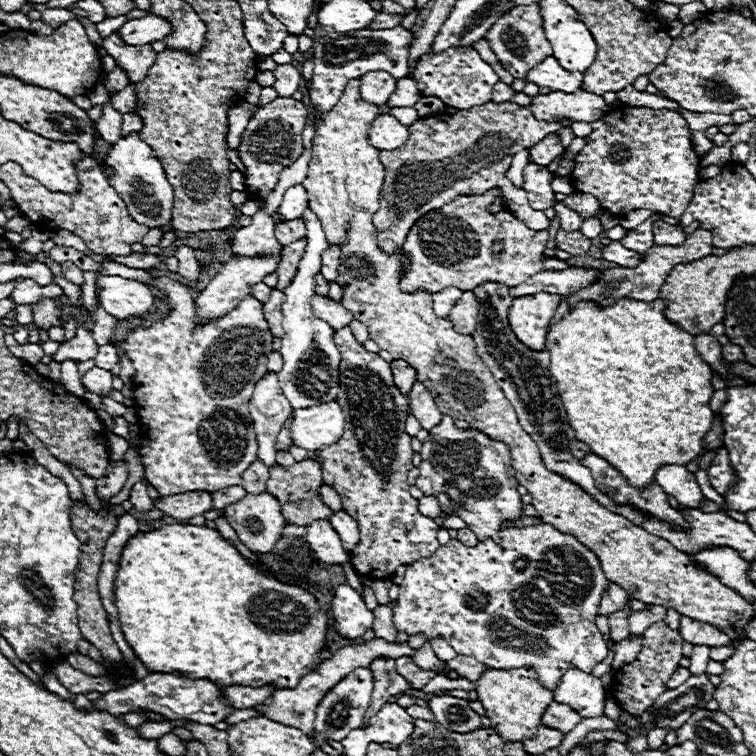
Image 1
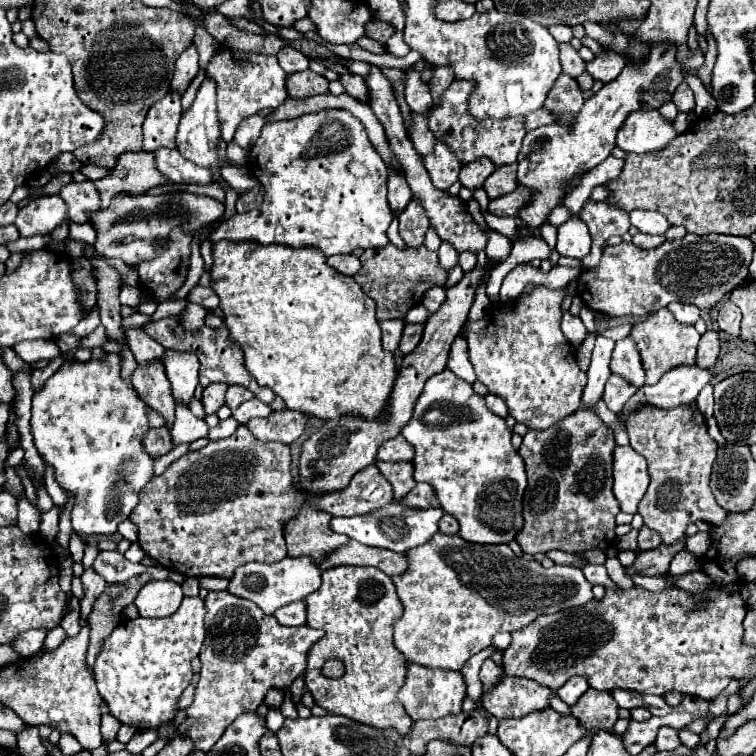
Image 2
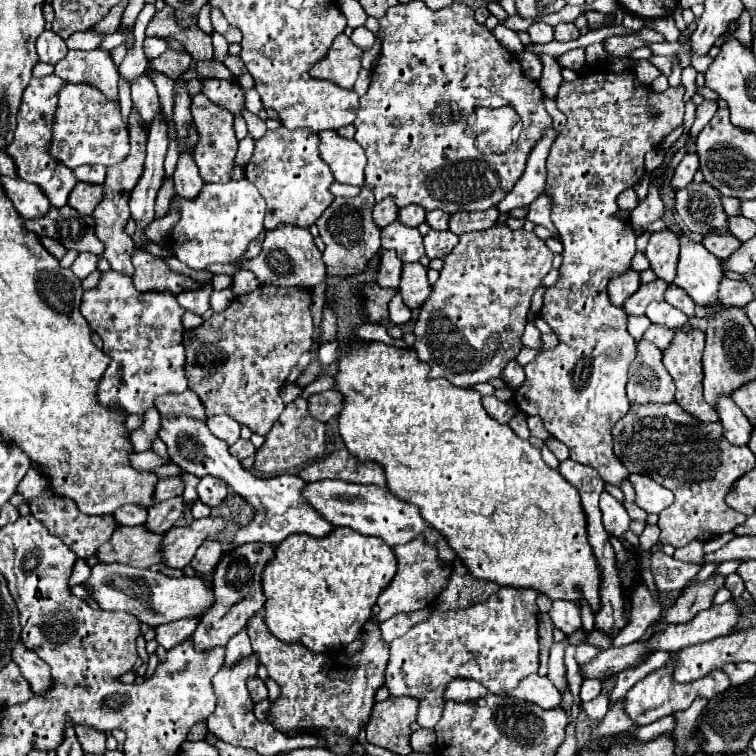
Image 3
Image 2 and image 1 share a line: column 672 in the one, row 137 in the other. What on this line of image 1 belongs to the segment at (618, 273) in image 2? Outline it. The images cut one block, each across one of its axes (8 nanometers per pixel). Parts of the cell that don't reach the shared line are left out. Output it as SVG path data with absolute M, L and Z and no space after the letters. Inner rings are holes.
M274 98L268 102L268 116L252 116L242 134L238 156L246 166L246 190L262 200L278 182L282 168L290 166L304 150L302 130L308 122L308 106L294 98Z

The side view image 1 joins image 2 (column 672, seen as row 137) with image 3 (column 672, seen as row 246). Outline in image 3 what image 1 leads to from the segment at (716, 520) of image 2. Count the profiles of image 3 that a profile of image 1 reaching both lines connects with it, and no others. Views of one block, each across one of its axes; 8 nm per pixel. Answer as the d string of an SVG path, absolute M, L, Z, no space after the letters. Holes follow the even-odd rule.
M646 340L636 342L636 358L628 368L630 402L674 402L674 380L662 366L662 352Z

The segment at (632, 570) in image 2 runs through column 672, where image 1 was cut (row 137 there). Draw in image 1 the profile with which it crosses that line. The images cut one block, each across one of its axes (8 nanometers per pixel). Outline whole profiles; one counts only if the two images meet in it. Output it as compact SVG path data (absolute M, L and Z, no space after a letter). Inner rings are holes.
M550 134L550 136L544 136L538 144L534 144L534 148L530 148L530 162L548 166L556 156L560 156L560 152L564 152L564 148L558 136Z

